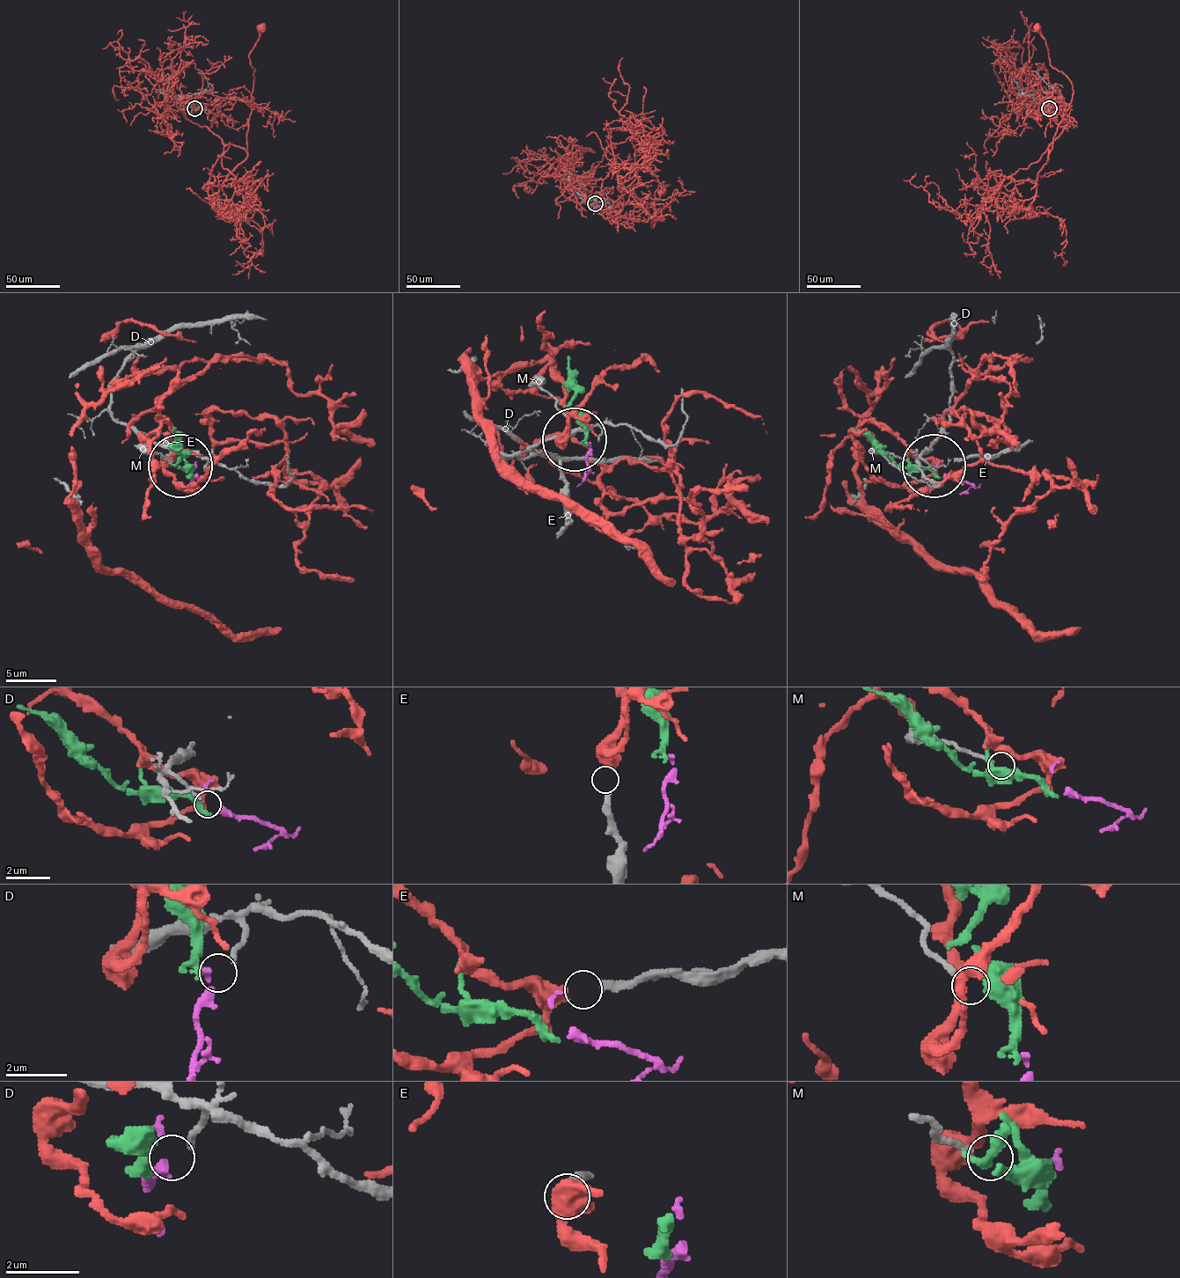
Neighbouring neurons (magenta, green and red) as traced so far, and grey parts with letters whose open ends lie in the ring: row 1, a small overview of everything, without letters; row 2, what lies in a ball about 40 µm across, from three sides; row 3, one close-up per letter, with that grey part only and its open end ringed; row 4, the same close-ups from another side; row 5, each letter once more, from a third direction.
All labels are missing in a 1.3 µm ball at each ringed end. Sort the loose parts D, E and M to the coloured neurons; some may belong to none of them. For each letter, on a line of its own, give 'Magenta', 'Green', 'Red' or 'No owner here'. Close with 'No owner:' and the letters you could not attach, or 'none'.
D: Magenta
E: Red
M: No owner here
No owner: M

